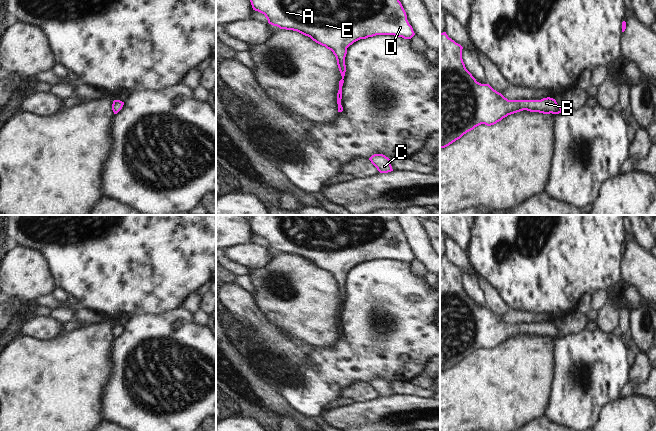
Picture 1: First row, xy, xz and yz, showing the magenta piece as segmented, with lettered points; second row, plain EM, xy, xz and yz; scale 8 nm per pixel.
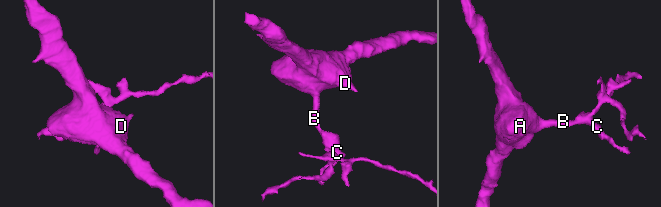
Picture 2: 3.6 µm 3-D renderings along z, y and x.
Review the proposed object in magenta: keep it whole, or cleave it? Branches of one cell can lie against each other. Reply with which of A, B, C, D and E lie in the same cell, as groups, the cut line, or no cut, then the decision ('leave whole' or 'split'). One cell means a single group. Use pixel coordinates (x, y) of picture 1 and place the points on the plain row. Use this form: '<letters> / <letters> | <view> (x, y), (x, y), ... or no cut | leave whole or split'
A B C D E | no cut | leave whole

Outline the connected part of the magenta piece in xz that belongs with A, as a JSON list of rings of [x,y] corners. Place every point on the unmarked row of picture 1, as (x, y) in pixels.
[[[252,215],[250,226],[253,234],[264,238],[269,248],[297,255],[333,276],[342,300],[337,317],[338,336],[343,335],[341,323],[347,272],[360,263],[376,259],[394,259],[404,263],[411,263],[415,259],[396,215]]]

